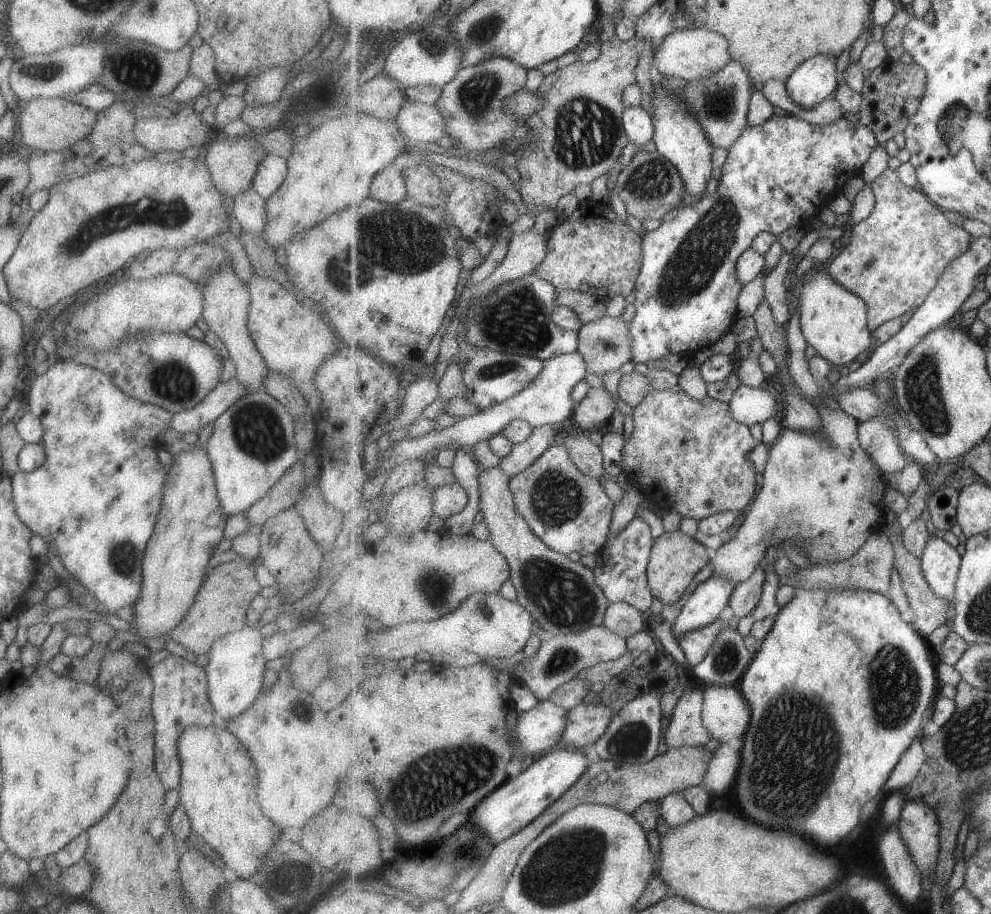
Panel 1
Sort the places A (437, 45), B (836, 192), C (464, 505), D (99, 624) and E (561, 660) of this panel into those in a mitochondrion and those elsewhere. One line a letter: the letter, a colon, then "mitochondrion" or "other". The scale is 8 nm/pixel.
A: mitochondrion
B: other
C: other
D: other
E: mitochondrion

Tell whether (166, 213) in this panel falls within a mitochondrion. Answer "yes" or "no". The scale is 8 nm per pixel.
yes

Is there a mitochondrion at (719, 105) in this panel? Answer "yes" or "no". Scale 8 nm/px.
yes

